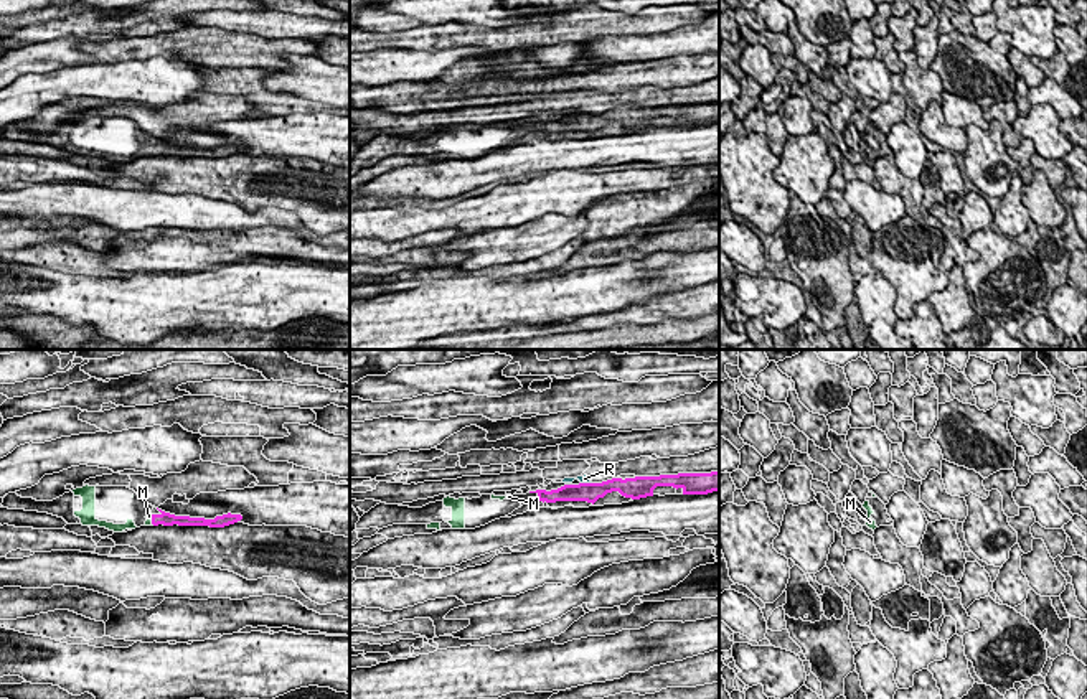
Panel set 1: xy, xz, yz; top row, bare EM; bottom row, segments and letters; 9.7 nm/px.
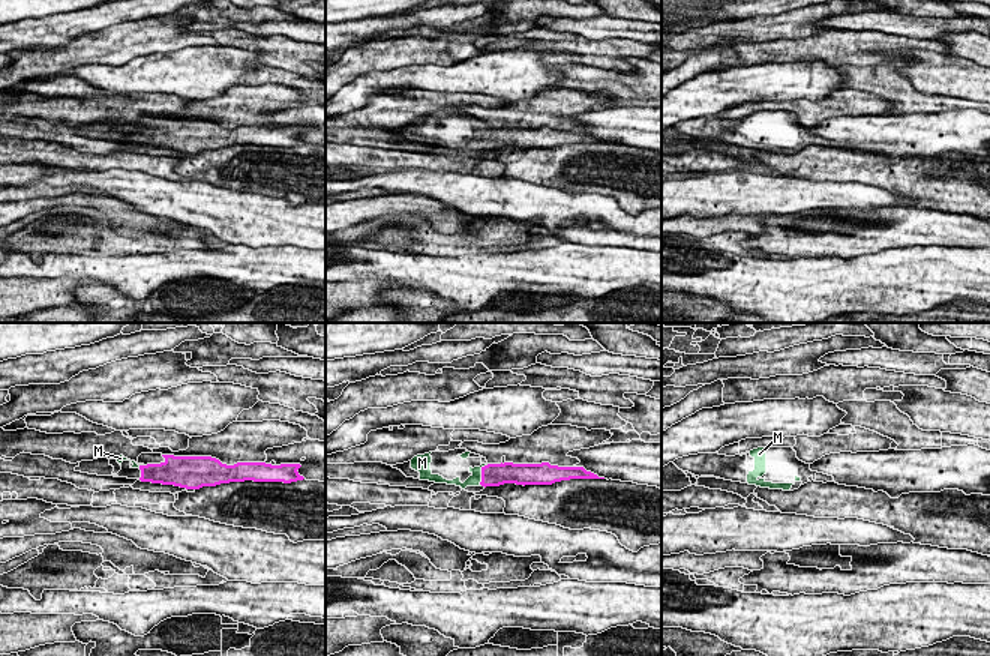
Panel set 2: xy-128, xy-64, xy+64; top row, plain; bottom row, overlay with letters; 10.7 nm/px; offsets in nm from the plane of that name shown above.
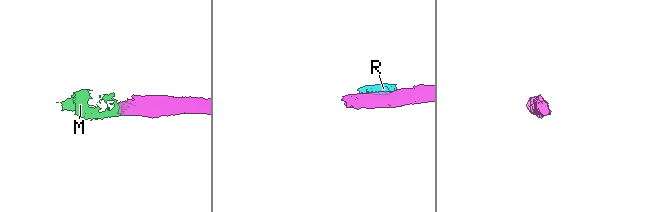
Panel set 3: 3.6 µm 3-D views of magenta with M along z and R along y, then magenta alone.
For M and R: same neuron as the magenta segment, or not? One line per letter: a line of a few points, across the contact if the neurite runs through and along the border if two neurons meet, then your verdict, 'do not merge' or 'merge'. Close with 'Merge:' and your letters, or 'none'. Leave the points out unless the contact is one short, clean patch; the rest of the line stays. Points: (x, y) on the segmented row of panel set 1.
M: xy (165, 518), (152, 520), (149, 516) | merge
R: xz (581, 482), (591, 483) | do not merge
Merge: M

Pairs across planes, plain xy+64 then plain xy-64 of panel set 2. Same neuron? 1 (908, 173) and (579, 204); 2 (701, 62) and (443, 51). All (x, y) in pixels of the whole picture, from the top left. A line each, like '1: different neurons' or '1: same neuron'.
1: different neurons
2: same neuron

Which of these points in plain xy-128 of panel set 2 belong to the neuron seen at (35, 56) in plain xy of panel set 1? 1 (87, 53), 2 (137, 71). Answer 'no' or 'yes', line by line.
1: yes
2: no

